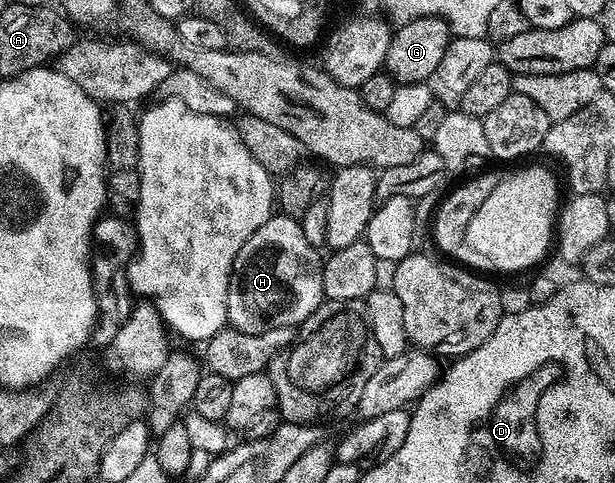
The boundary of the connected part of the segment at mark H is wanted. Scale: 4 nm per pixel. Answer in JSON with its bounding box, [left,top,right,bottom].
[226,215,324,333]

